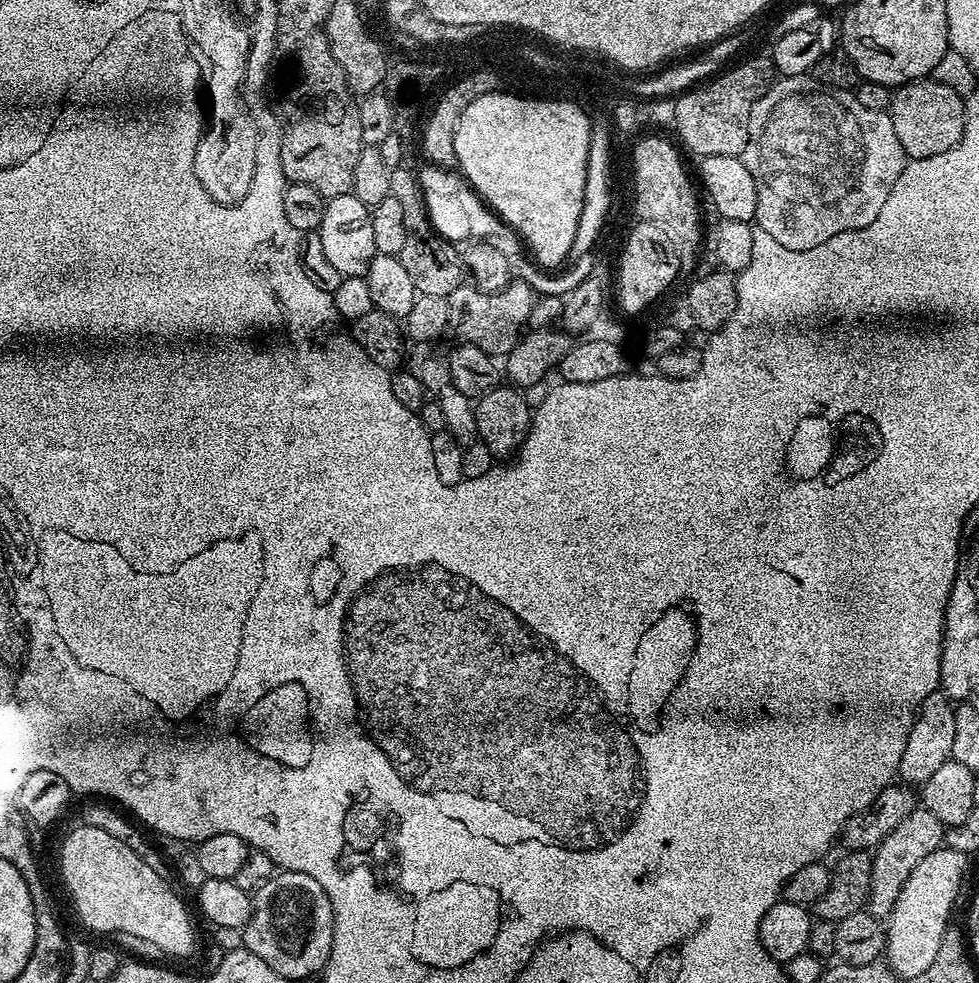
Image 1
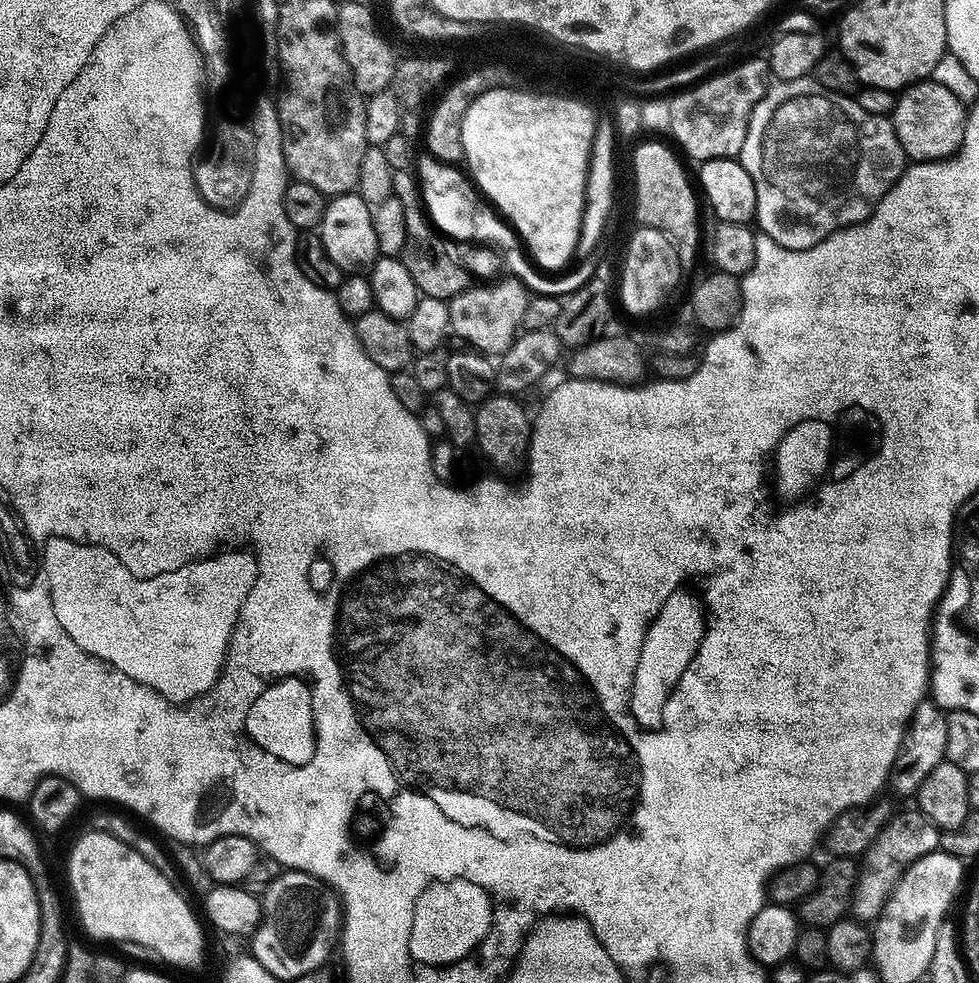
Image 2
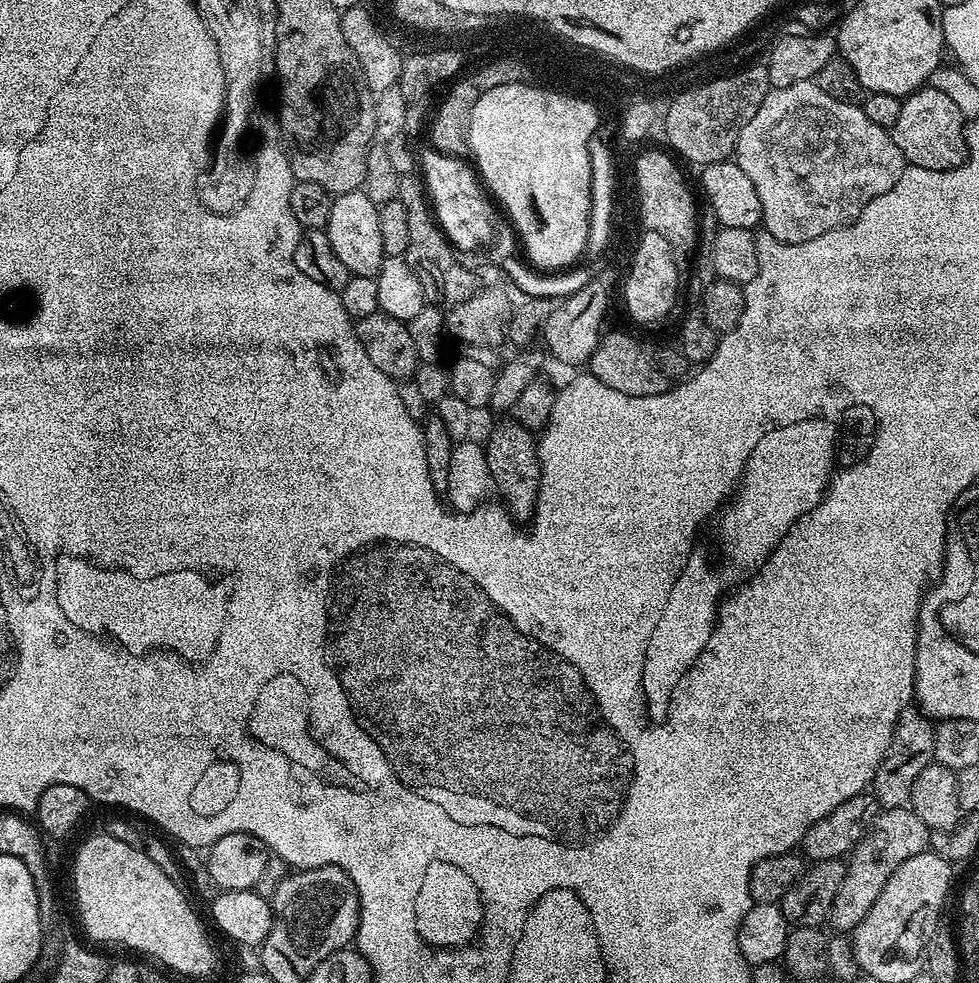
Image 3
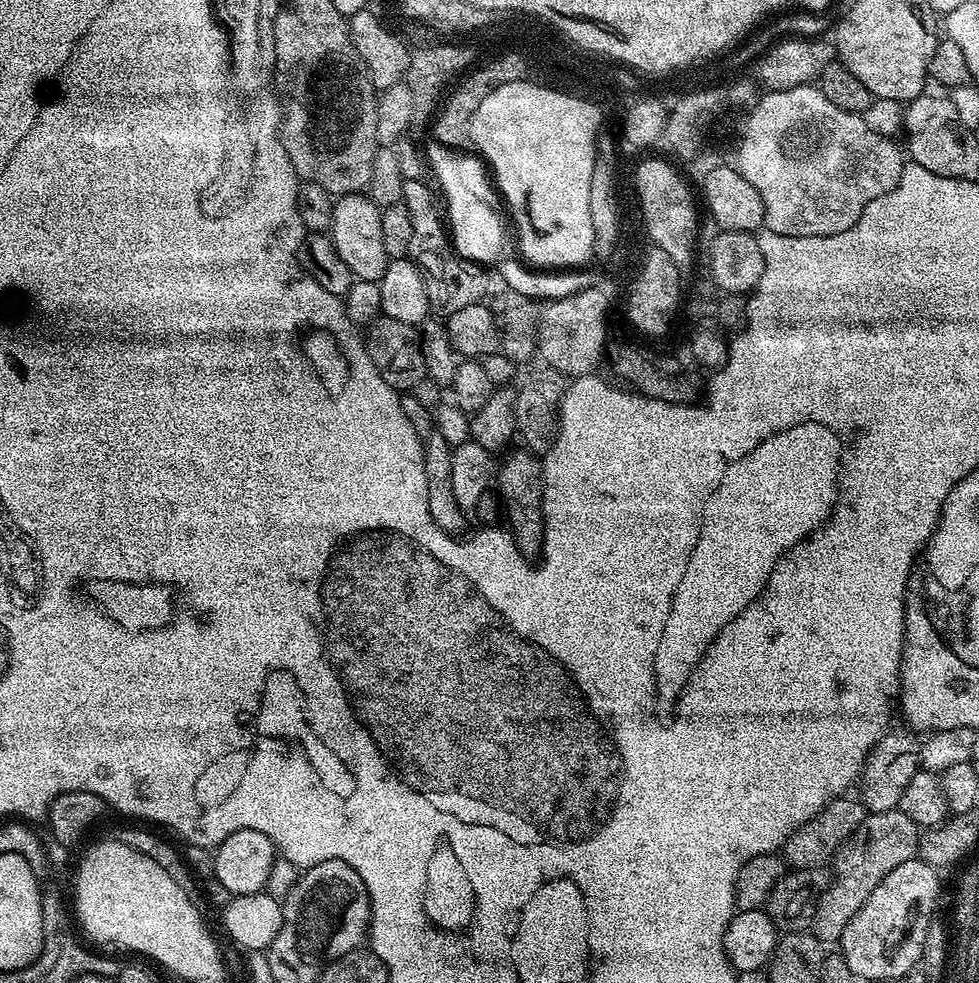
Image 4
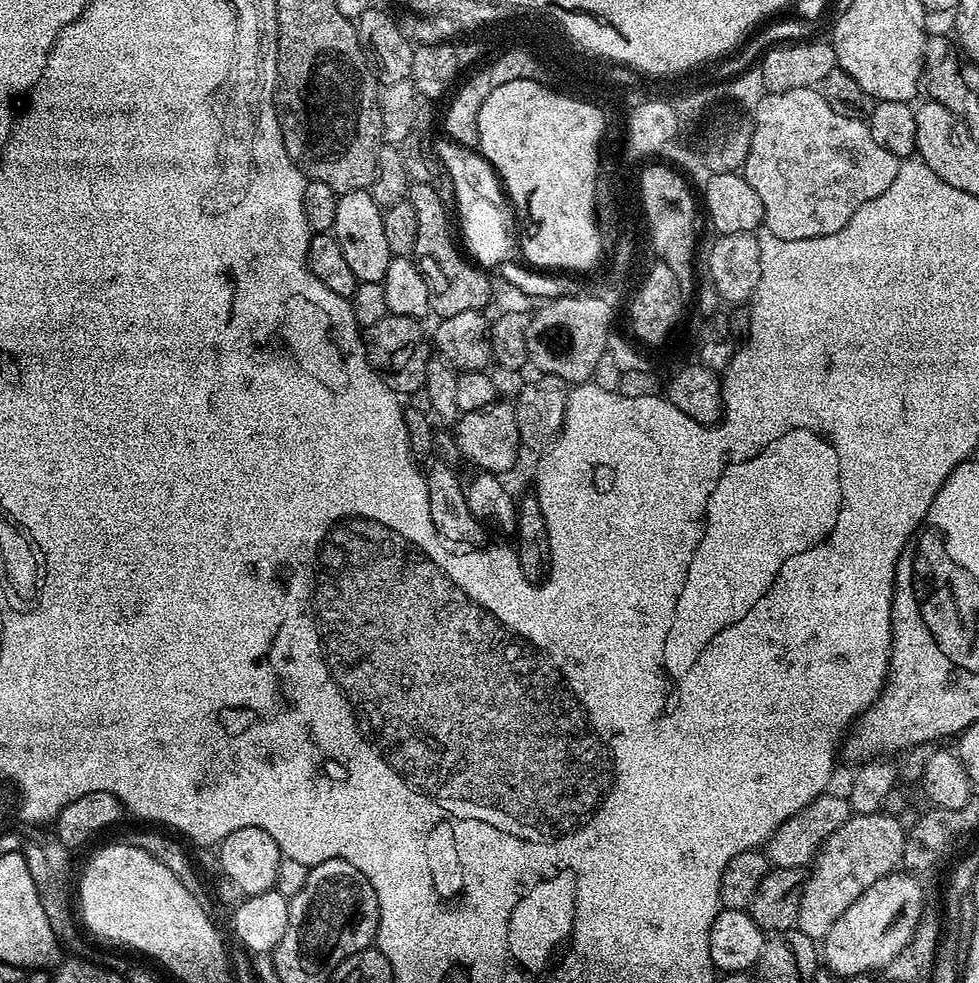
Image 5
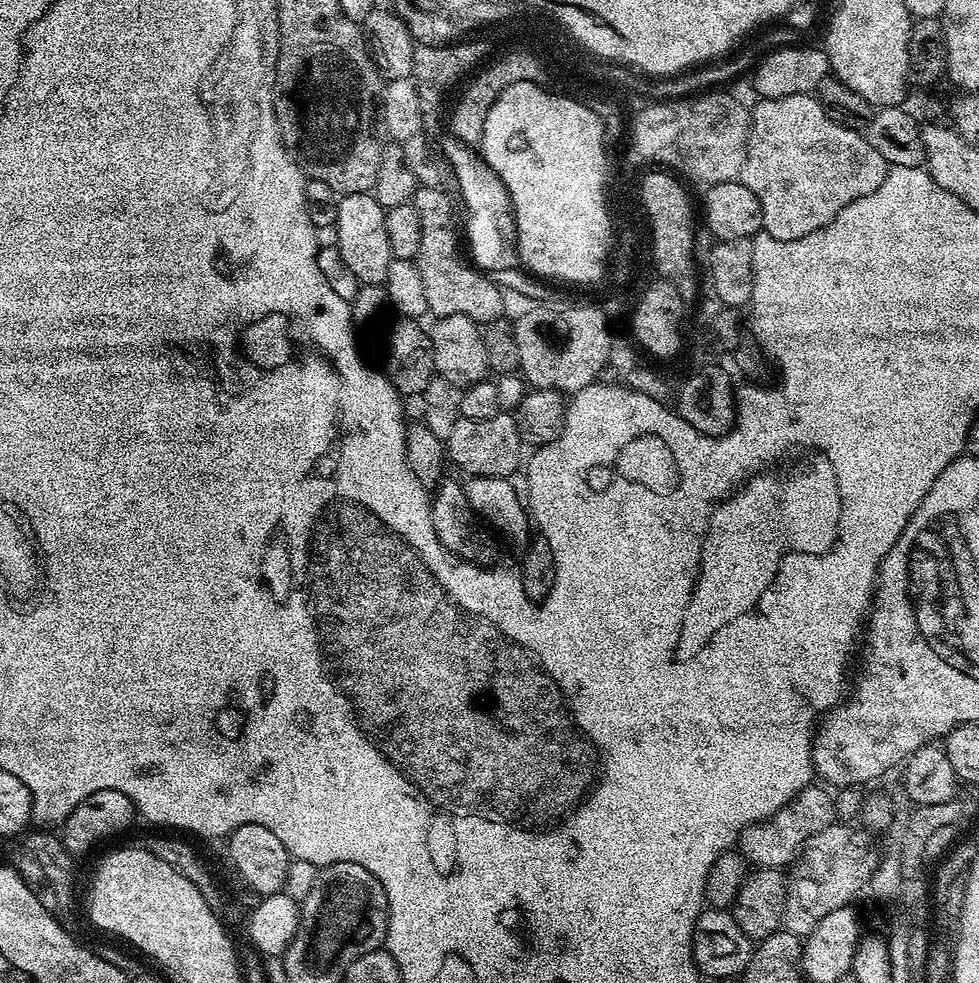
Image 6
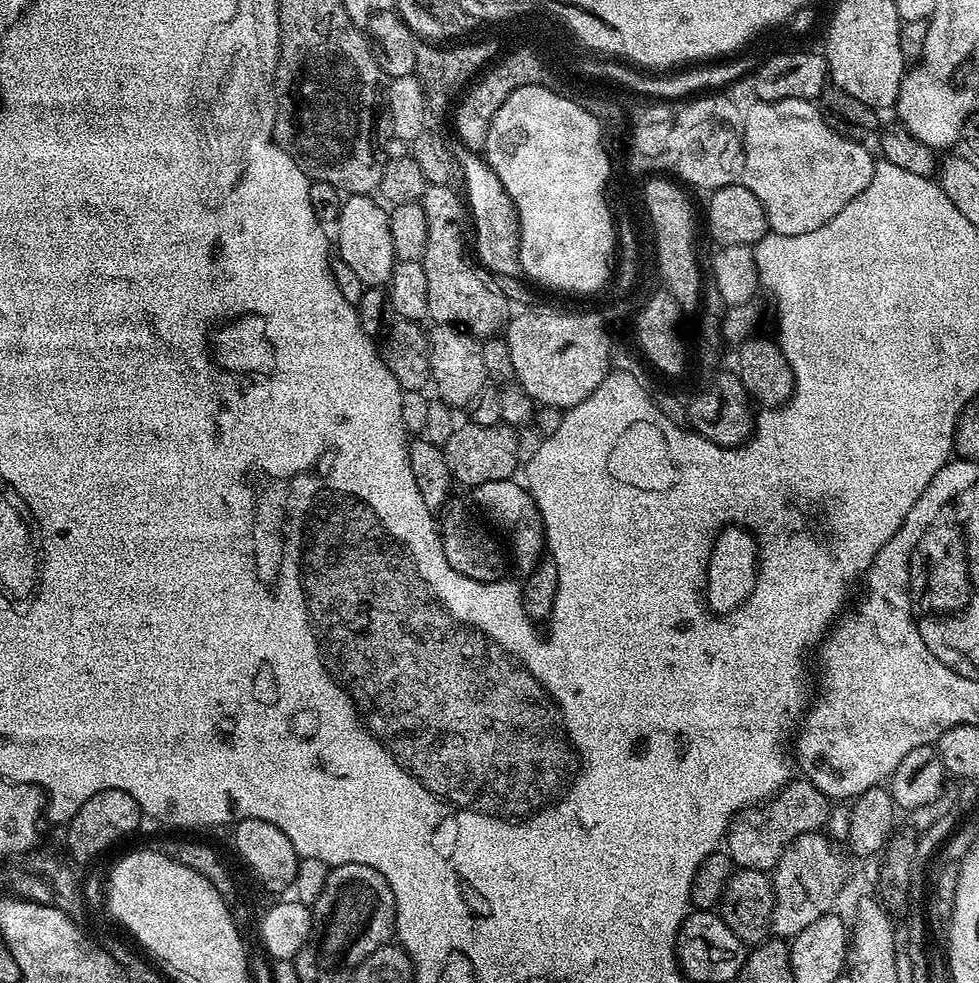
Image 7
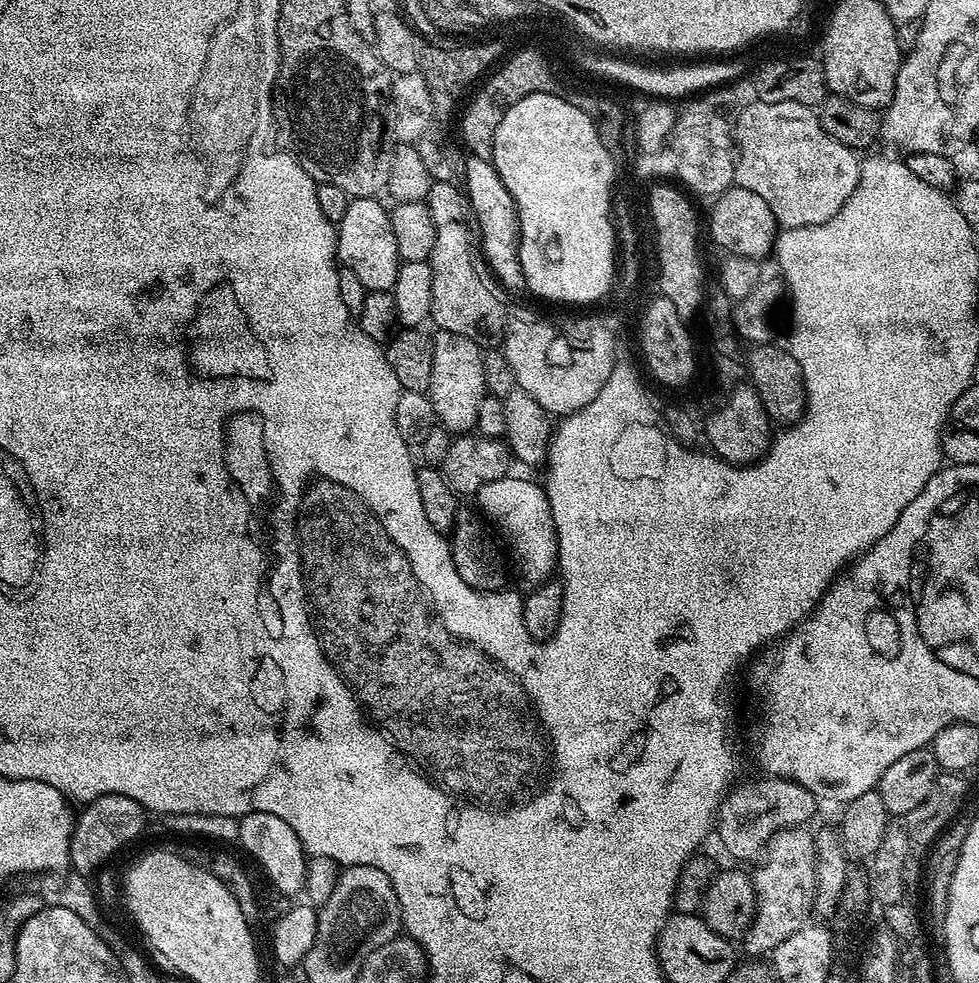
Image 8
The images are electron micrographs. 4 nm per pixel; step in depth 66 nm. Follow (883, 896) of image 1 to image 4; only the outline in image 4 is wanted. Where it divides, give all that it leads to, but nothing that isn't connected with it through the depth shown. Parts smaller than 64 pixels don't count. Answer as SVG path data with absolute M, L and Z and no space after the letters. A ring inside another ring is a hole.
M899 810L865 815L860 829L841 844L834 857L836 876L834 872L828 887L820 893L820 898L816 901L814 935L817 941L839 941L850 918L854 918L854 914L862 910L866 898L874 894L874 886L878 886L878 882L882 882L882 878L886 878L890 870L902 866L902 862L917 855L920 834L921 829L917 824Z

